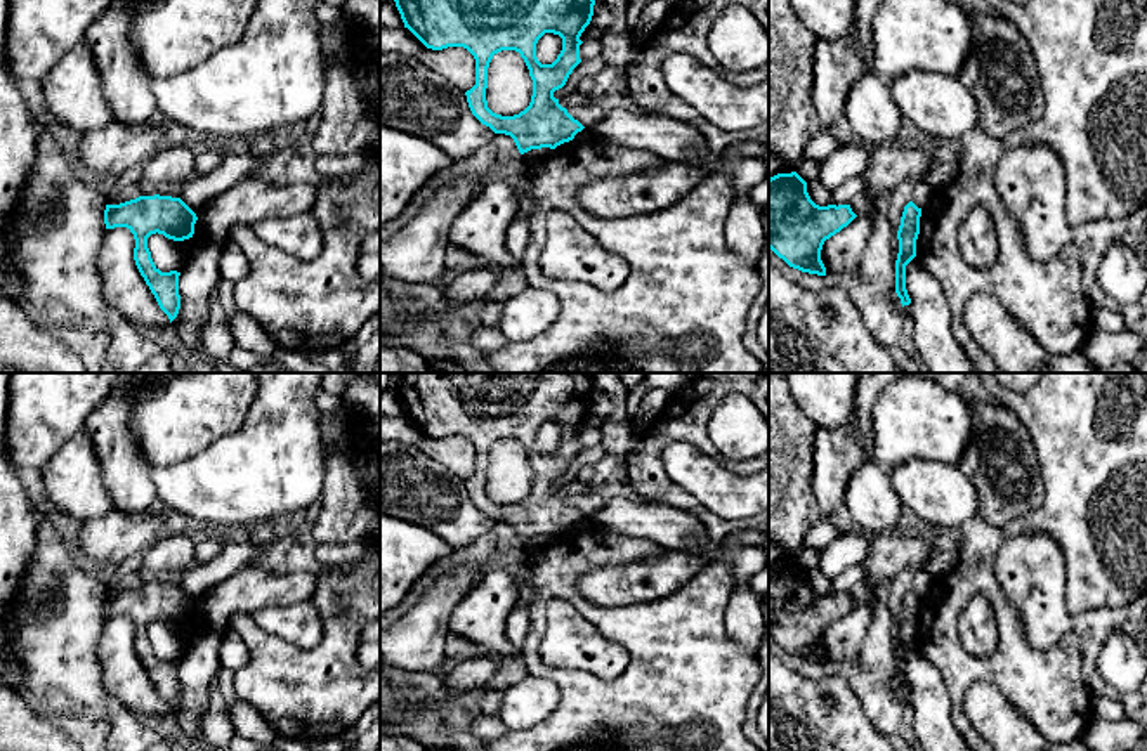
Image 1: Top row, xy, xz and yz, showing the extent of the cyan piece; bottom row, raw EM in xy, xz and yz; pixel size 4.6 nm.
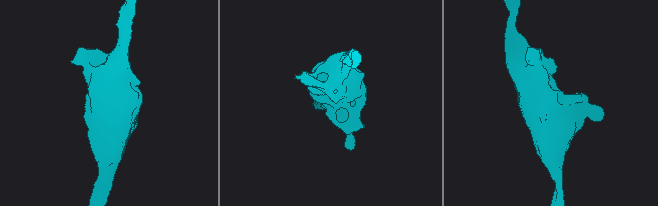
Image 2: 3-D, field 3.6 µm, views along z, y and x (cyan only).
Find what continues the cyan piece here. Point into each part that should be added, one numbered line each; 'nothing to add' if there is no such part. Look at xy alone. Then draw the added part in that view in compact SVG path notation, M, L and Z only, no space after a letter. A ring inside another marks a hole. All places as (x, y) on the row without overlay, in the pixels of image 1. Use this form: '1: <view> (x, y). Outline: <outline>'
nothing to add

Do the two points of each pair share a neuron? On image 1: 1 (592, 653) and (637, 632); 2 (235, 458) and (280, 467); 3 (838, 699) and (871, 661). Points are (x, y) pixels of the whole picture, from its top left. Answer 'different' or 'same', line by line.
1: different
2: same
3: different

